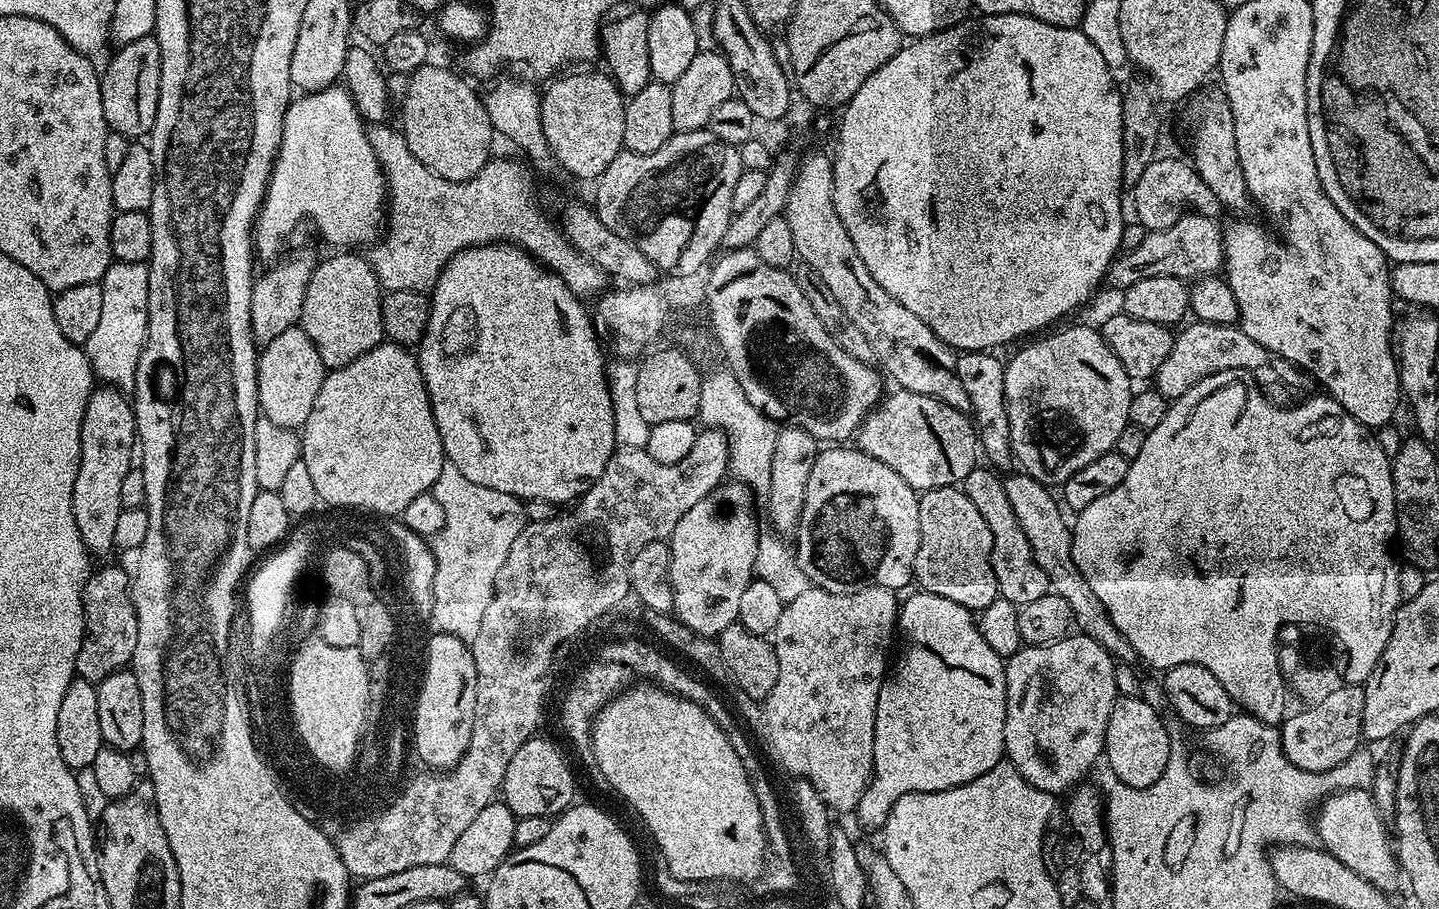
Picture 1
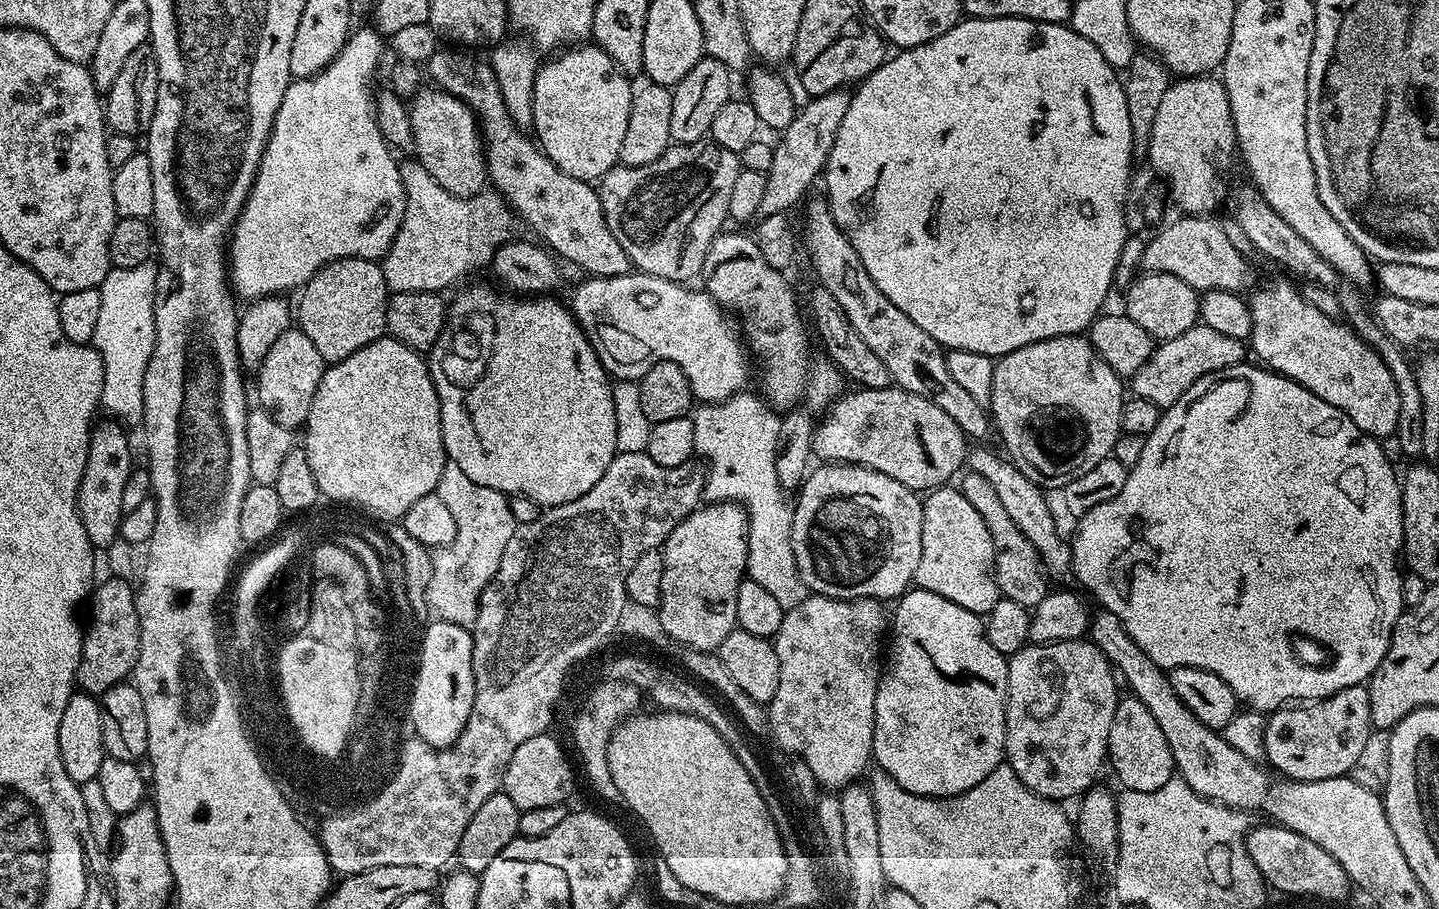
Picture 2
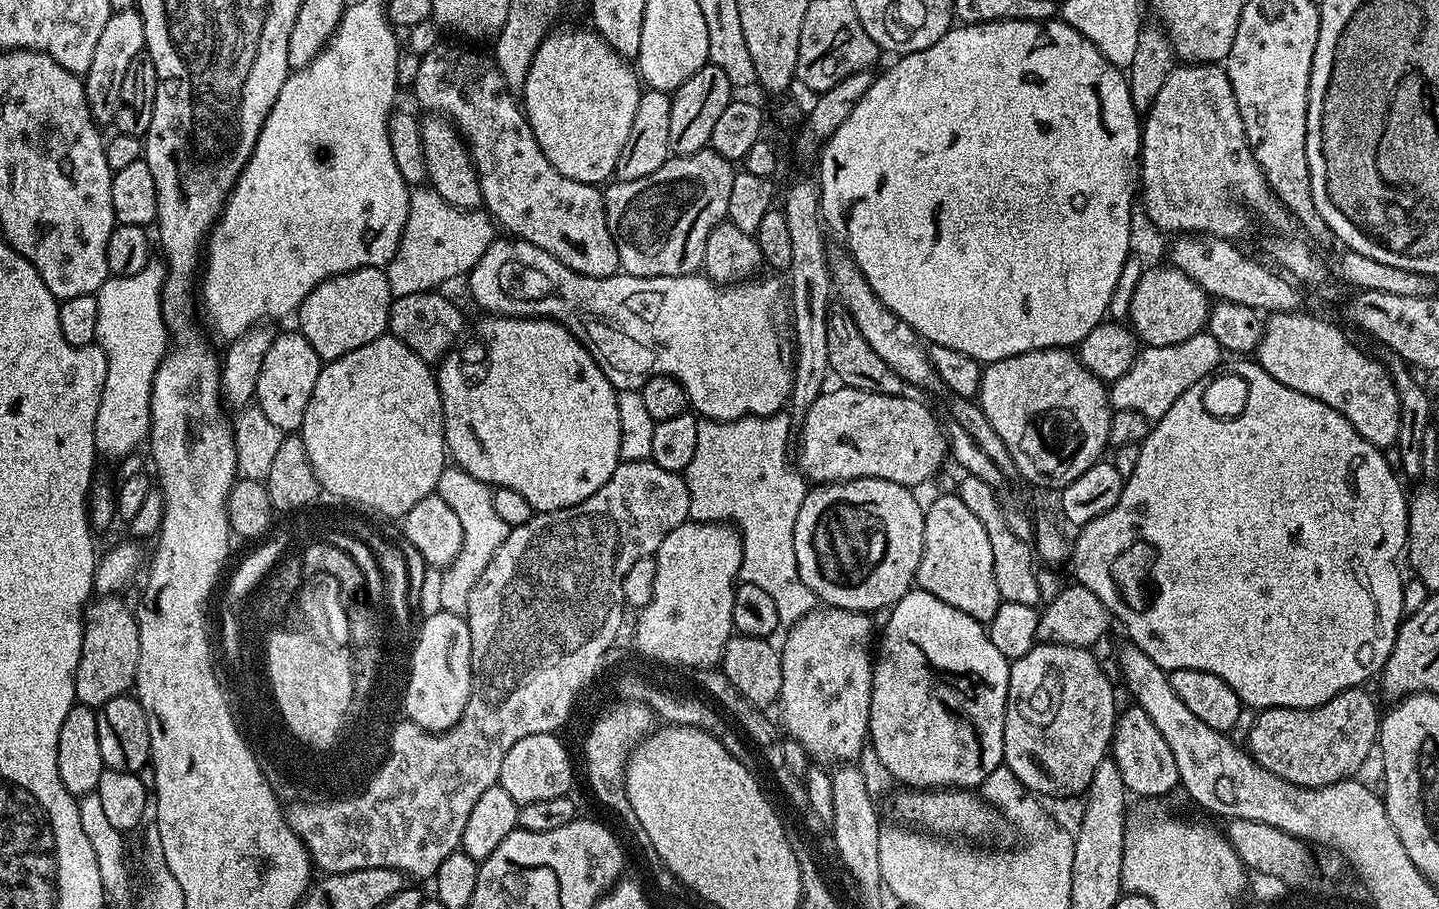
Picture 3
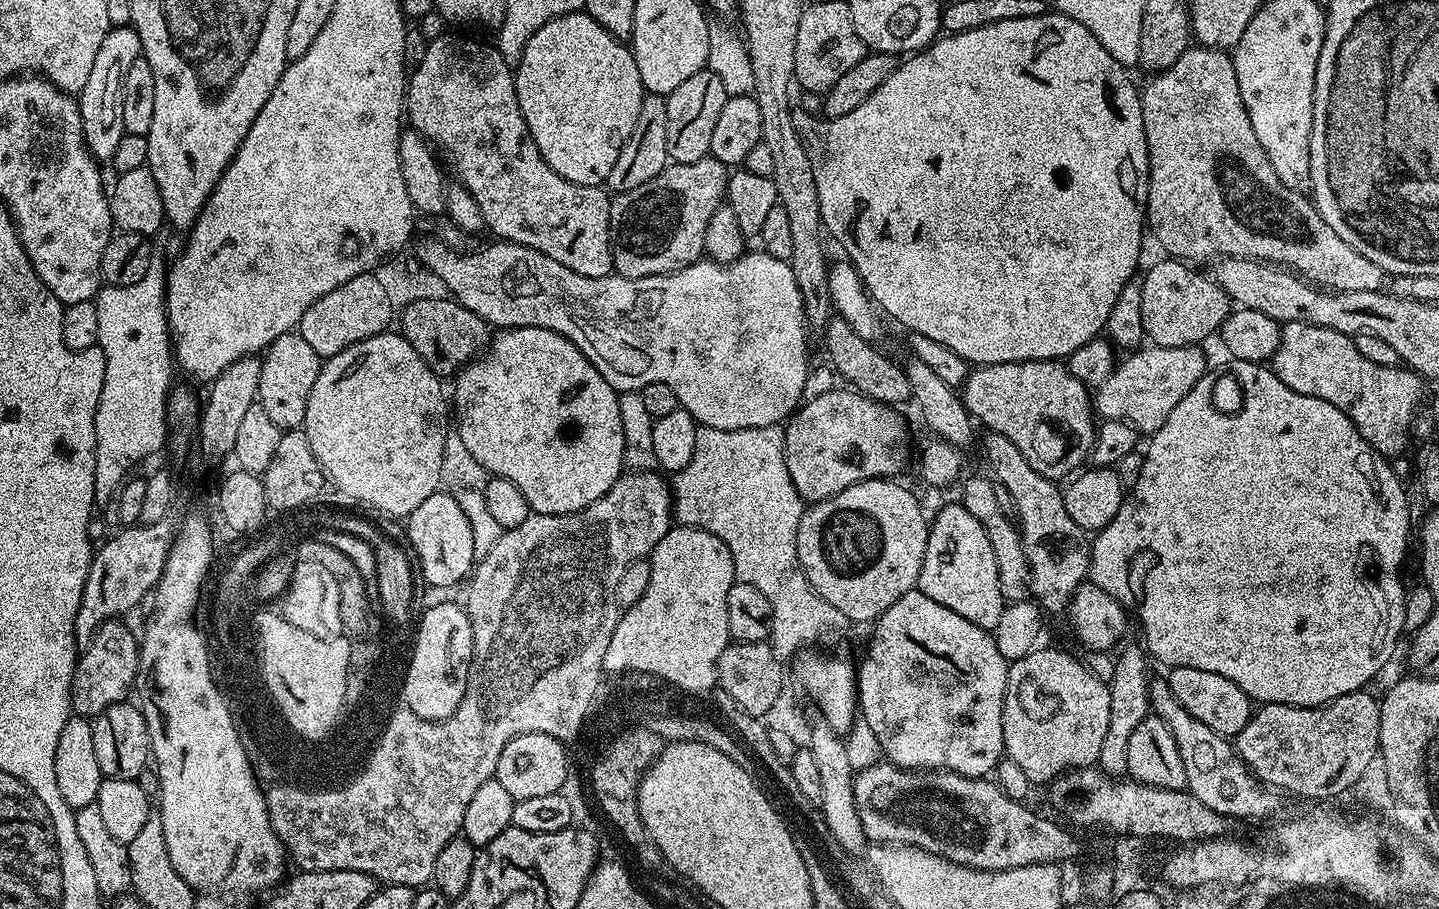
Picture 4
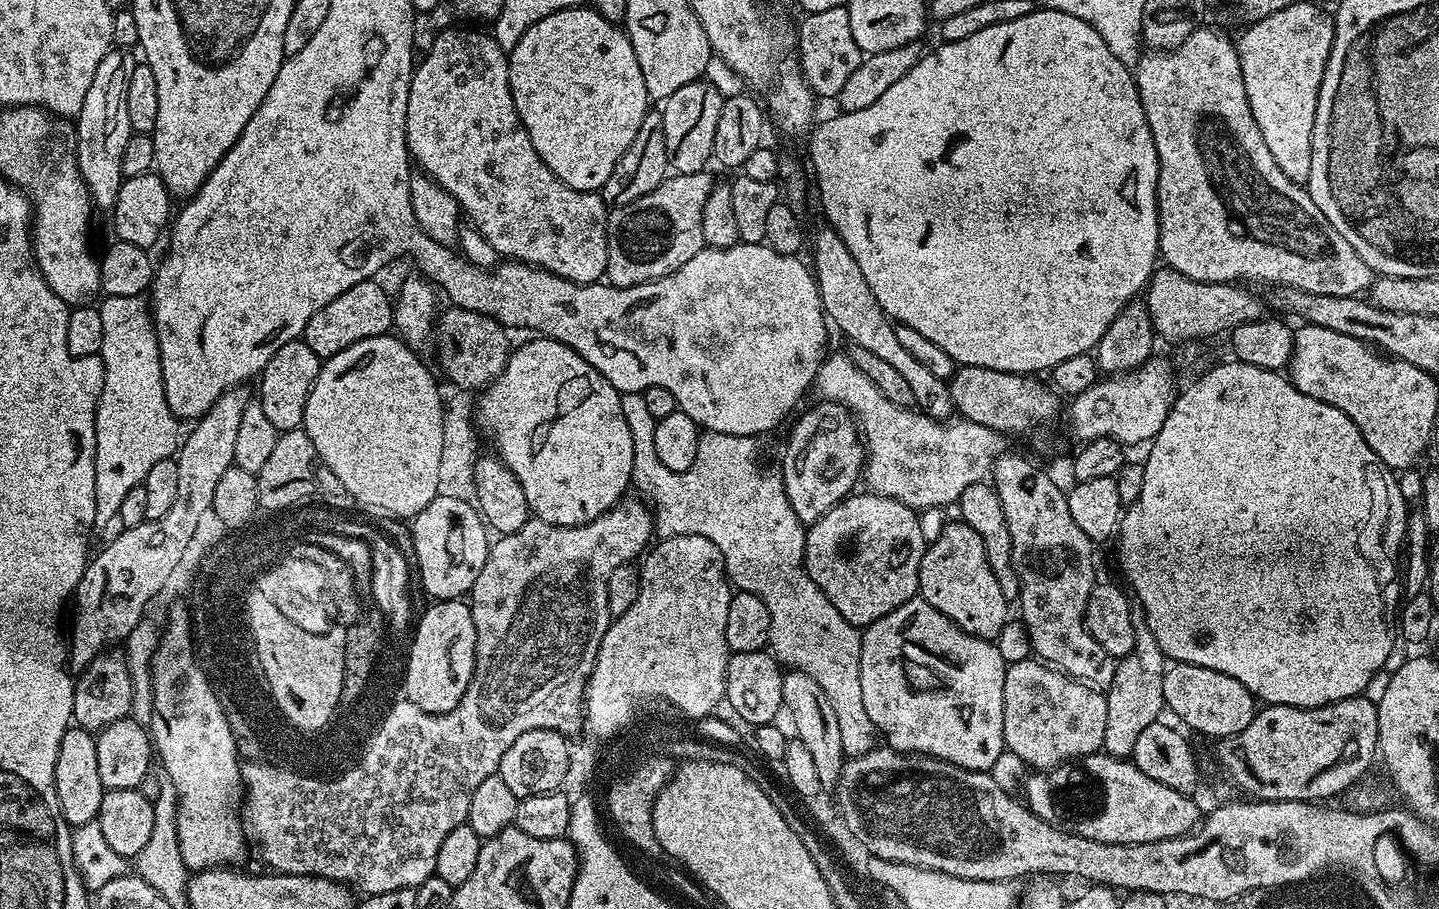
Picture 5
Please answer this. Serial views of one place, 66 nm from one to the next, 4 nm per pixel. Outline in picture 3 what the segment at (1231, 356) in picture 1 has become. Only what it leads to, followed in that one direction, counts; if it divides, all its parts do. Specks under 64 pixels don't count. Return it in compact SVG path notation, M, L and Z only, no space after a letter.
M1206 330L1174 346L1145 347L1132 361L1130 370L1126 370L1122 378L1111 381L1113 409L1138 410L1148 421L1158 421L1166 414L1166 410L1170 410L1170 406L1174 406L1174 402L1178 402L1182 394L1186 394L1186 390L1190 390L1190 386L1194 386L1194 382L1208 380L1215 373L1212 371L1221 367L1220 356L1220 344Z

